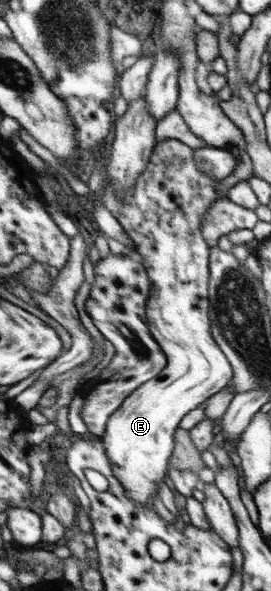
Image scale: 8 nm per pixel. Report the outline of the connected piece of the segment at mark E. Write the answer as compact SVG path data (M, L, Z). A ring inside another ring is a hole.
M167 139L158 142L154 145L153 154L150 156L150 160L146 164L143 172L139 174L132 191L129 191L122 198L121 204L113 204L112 184L109 183L109 178L107 178L107 184L103 194L101 194L101 204L109 210L115 217L115 220L122 226L124 233L132 240L132 247L136 257L142 260L142 264L147 264L147 277L151 276L150 284L155 284L155 292L151 292L151 304L146 304L146 324L151 324L151 332L155 332L155 340L159 340L158 345L160 348L163 348L163 352L167 352L167 372L163 372L162 377L157 376L143 383L137 390L127 396L126 399L123 399L121 406L119 406L117 410L111 414L109 420L107 420L105 424L105 434L101 436L107 457L110 458L110 464L112 468L114 468L115 478L118 478L119 485L122 485L123 490L126 490L127 498L130 498L131 501L139 505L145 505L145 507L152 507L151 501L153 500L153 496L157 495L157 483L163 481L163 477L167 472L167 462L173 457L173 448L176 445L176 431L179 420L181 420L189 410L193 410L197 404L201 404L203 400L207 400L209 396L213 396L215 392L219 392L223 386L227 386L227 382L231 380L229 361L225 358L221 350L219 350L211 334L209 334L209 317L207 316L207 276L209 276L209 274L207 274L207 252L209 252L209 248L207 248L207 244L205 244L199 232L199 226L197 226L197 222L201 222L203 213L210 207L210 204L216 200L225 199L226 196L221 197L219 193L216 193L215 186L217 186L221 180L212 180L210 176L199 172L199 170L195 168L195 162L193 162L192 156L193 150L191 150L191 147L187 148L186 144L181 144L178 140Z

